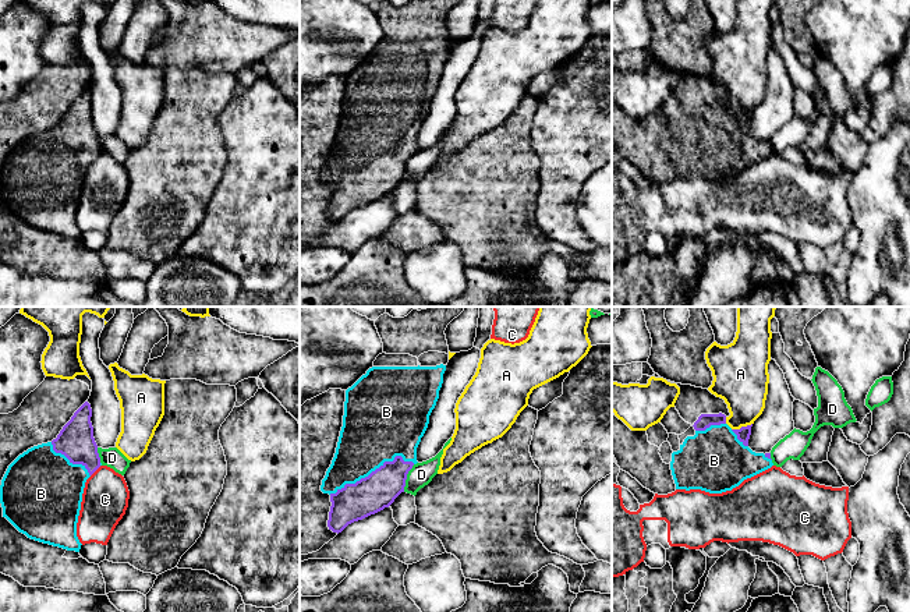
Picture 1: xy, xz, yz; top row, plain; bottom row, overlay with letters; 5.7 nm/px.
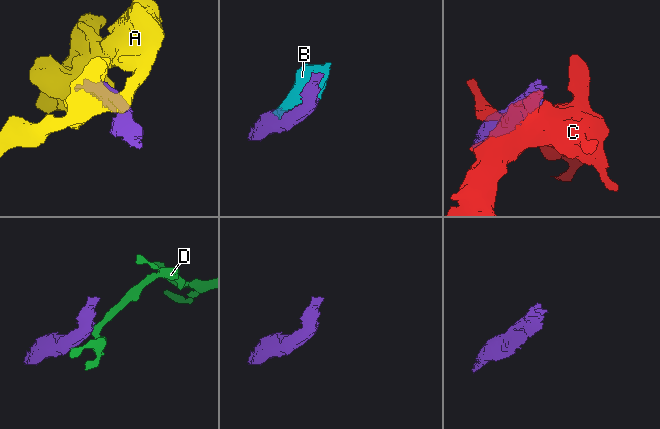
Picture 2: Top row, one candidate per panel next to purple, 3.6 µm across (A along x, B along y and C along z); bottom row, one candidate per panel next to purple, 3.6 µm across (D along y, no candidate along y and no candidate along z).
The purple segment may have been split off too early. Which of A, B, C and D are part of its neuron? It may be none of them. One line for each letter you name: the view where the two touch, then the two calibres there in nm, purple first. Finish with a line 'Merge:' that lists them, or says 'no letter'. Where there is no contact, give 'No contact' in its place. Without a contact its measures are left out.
B: Touches purple in xz. Thickness 220 nm (purple) against 400 nm
Merge: B

